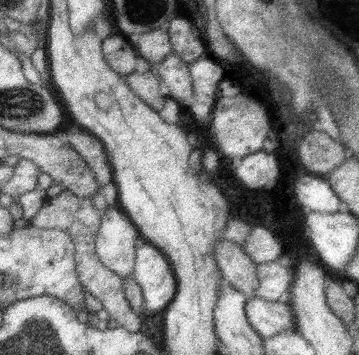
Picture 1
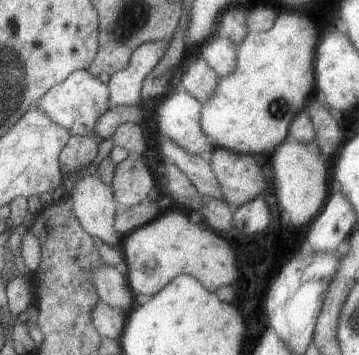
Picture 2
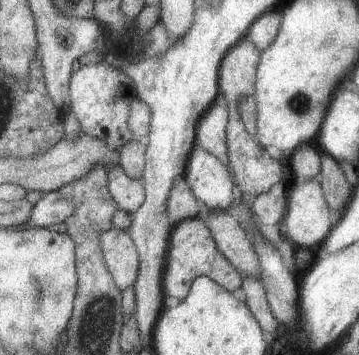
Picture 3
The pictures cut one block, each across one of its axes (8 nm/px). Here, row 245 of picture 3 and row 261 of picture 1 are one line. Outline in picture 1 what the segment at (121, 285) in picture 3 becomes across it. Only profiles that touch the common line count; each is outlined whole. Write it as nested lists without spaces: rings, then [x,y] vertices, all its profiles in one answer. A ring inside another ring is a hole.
[[[115,204],[101,212],[101,224],[95,236],[95,254],[103,266],[121,280],[129,278],[135,266],[135,248],[141,234],[129,216]]]

